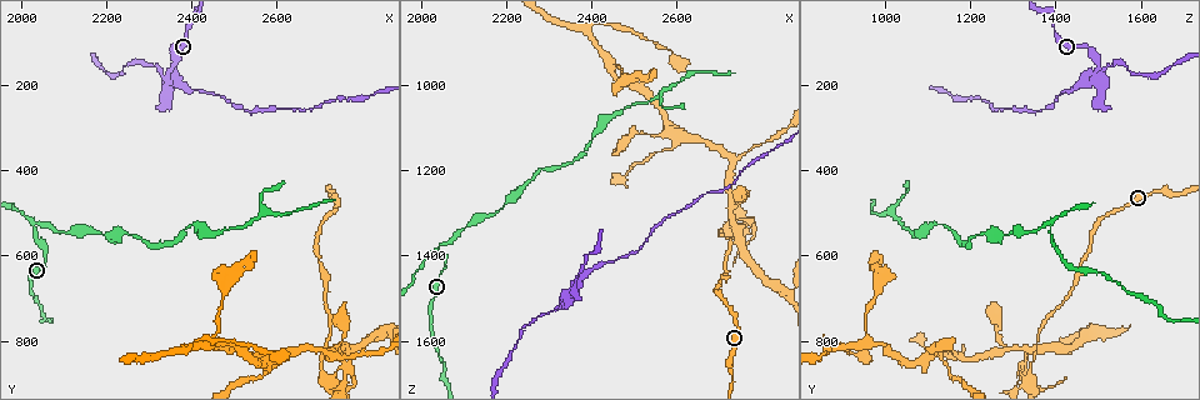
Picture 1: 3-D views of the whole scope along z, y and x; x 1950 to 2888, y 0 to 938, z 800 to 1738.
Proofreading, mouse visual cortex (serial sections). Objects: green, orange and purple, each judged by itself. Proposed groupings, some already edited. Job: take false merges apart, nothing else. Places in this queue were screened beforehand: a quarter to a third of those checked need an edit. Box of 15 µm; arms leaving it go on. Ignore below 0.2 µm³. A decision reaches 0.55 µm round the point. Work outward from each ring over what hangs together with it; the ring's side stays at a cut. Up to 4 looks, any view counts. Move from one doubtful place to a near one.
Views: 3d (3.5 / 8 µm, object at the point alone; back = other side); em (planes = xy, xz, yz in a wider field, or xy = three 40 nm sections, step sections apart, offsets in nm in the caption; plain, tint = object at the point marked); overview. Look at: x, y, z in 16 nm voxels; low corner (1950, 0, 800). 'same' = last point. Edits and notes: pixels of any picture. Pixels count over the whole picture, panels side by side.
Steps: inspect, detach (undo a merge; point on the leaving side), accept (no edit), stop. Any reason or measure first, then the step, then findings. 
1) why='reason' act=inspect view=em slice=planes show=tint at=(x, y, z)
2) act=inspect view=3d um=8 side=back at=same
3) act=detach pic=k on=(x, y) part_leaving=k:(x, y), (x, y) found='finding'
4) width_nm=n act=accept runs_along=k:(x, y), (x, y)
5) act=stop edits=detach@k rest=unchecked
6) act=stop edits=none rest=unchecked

why='a narrow waist' act=inspect view=3d um=3.5 at=(2355, 175, 1495)

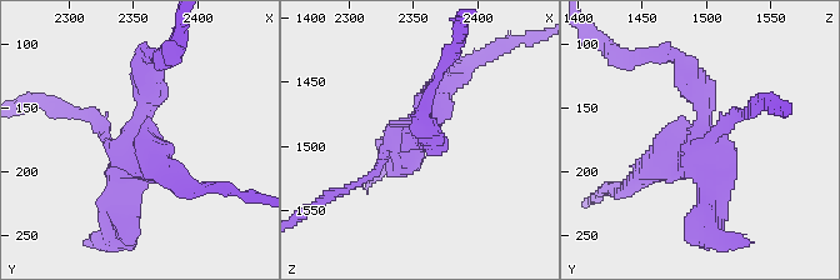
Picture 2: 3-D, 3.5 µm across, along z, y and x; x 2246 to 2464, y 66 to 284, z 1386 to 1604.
why='shape alone is not enough' act=inspect view=em slice=xy step=1 show=tint at=(2356, 180, 1490)

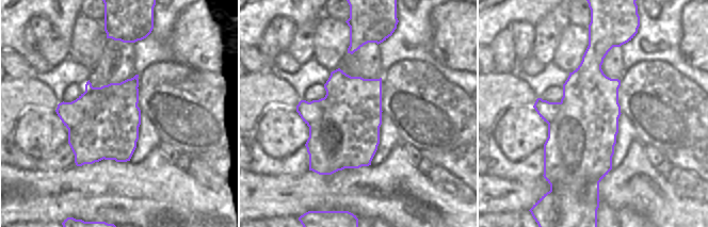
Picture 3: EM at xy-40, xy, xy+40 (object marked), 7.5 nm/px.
act=detach pic=2 on=(161, 148) part_leaving=2:(141, 140), (160, 171), (206, 186) found='a second cell is stuck on'

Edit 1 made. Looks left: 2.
why='three arms meet' act=inspect view=3d um=3.5 side=back at=(2030, 540, 1385)

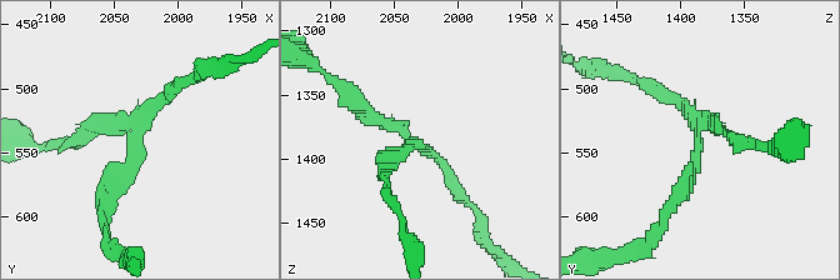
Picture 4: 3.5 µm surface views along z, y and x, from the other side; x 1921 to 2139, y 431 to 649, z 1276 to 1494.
arms=3 arm_widths_nm=150,200,200 why='need the tissue' act=inspect view=em slice=xy step=5 show=tint at=(2030, 538, 1388)

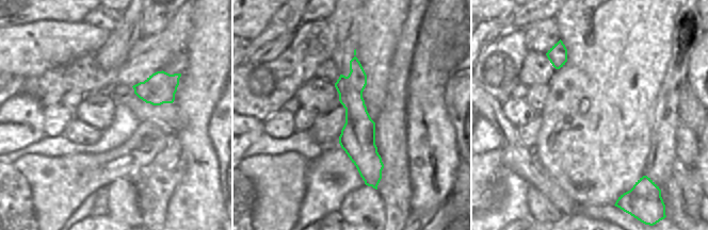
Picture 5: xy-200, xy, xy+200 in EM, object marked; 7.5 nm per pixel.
act=detach pic=4 on=(660, 95) part_leaving=4:(701, 126), (775, 149) found='two cells meet here'

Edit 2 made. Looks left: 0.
act=stop edits=detach@2,detach@4 rest=unchecked

